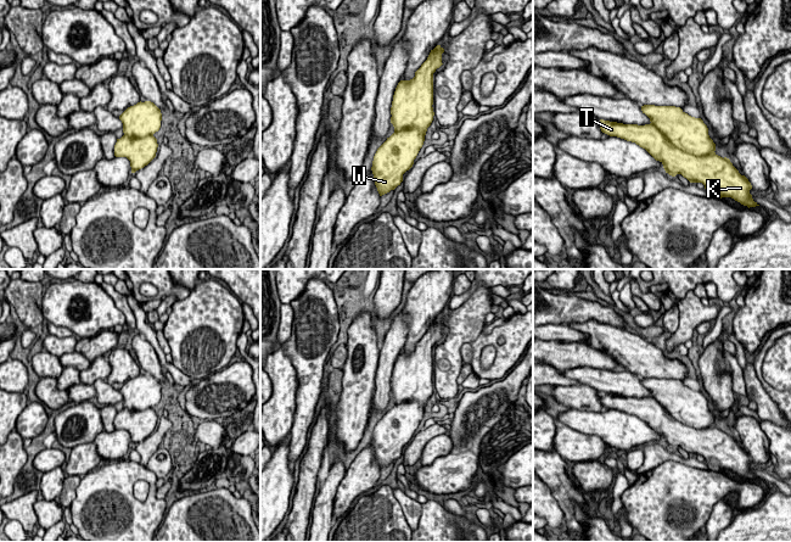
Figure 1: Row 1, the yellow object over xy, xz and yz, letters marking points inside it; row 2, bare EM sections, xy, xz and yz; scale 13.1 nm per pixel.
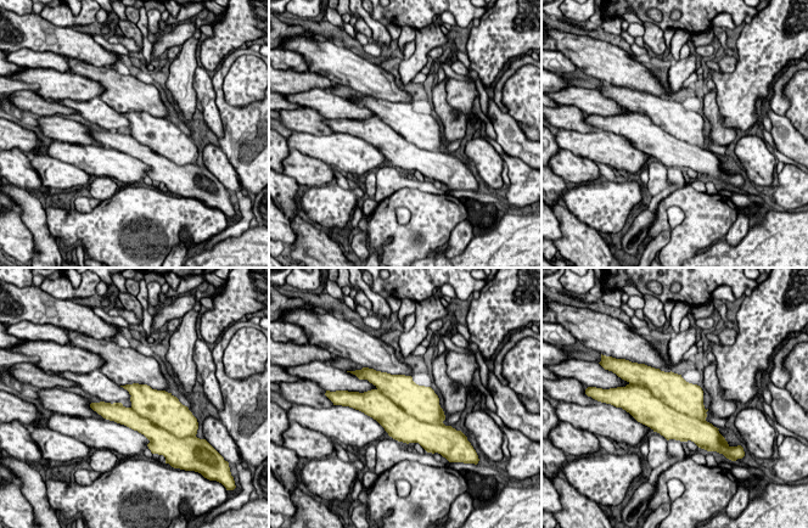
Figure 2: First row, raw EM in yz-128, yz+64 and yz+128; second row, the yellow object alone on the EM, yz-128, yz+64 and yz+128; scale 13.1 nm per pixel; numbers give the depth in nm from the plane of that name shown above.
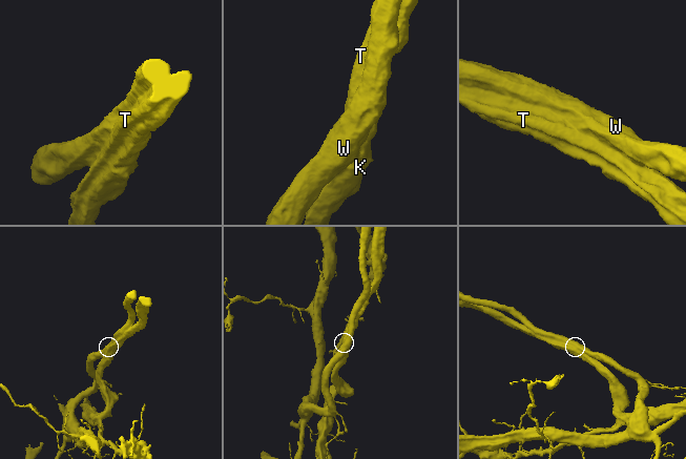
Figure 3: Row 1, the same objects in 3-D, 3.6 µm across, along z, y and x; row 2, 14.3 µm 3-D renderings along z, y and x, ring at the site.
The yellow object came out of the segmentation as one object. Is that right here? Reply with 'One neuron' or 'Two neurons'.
Two neurons

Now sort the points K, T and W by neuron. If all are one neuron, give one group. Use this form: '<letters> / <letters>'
K T / W

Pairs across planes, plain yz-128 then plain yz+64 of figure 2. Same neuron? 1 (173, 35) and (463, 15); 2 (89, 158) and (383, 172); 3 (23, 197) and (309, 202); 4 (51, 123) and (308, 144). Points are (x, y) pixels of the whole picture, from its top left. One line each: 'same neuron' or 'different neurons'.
1: different neurons
2: different neurons
3: different neurons
4: different neurons

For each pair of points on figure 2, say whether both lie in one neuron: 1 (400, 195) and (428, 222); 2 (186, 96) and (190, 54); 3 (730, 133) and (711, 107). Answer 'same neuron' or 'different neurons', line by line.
1: same neuron
2: same neuron
3: same neuron

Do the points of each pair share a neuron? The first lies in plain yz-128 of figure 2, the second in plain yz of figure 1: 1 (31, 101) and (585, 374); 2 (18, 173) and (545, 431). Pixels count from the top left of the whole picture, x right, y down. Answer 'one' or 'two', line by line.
1: two
2: one

